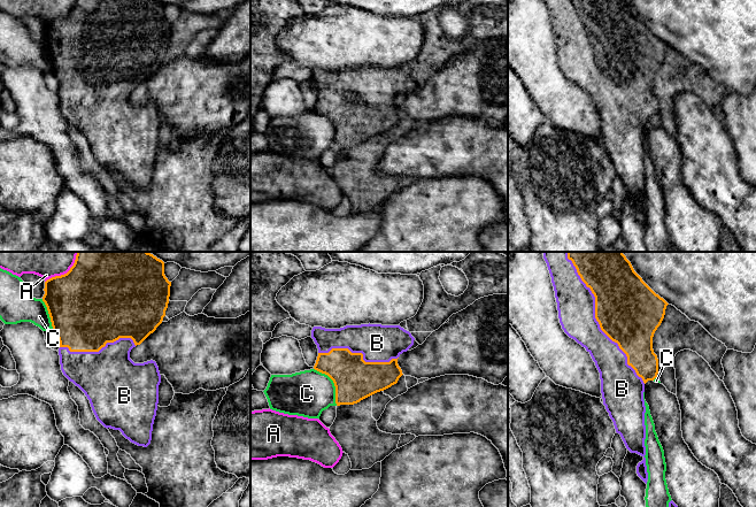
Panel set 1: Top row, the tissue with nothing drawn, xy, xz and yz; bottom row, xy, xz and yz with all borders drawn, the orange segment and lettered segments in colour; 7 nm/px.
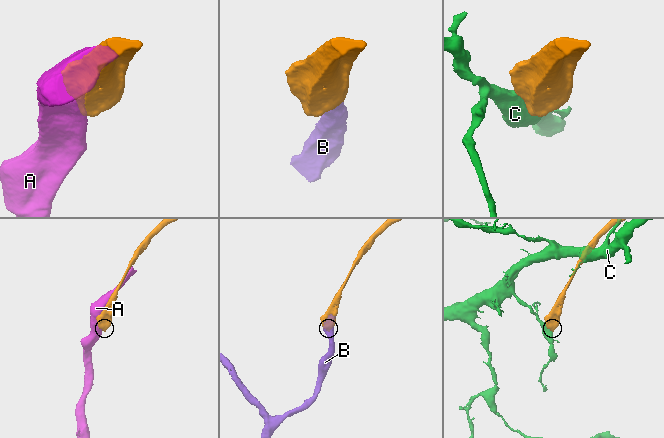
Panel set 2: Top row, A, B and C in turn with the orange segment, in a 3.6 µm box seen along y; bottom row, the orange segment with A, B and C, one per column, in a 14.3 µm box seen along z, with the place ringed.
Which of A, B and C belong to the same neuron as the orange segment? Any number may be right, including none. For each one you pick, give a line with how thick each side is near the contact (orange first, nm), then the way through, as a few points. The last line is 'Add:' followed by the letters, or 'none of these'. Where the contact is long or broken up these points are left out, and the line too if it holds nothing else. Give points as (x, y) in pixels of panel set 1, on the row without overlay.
B: calibres 460 and 280 nm
Add: B

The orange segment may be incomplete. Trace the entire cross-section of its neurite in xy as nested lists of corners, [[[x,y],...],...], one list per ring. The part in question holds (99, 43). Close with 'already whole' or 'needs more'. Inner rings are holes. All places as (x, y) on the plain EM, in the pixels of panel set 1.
[[[76,0],[74,8],[67,16],[47,22],[44,31],[43,44],[47,49],[53,72],[60,84],[59,98],[63,117],[85,136],[97,162],[105,170],[119,172],[131,185],[144,190],[147,190],[152,183],[153,167],[159,146],[161,117],[155,103],[134,106],[130,101],[130,94],[133,90],[140,87],[162,66],[169,46],[170,29],[171,24],[164,17],[164,5],[157,0]]]; needs more

